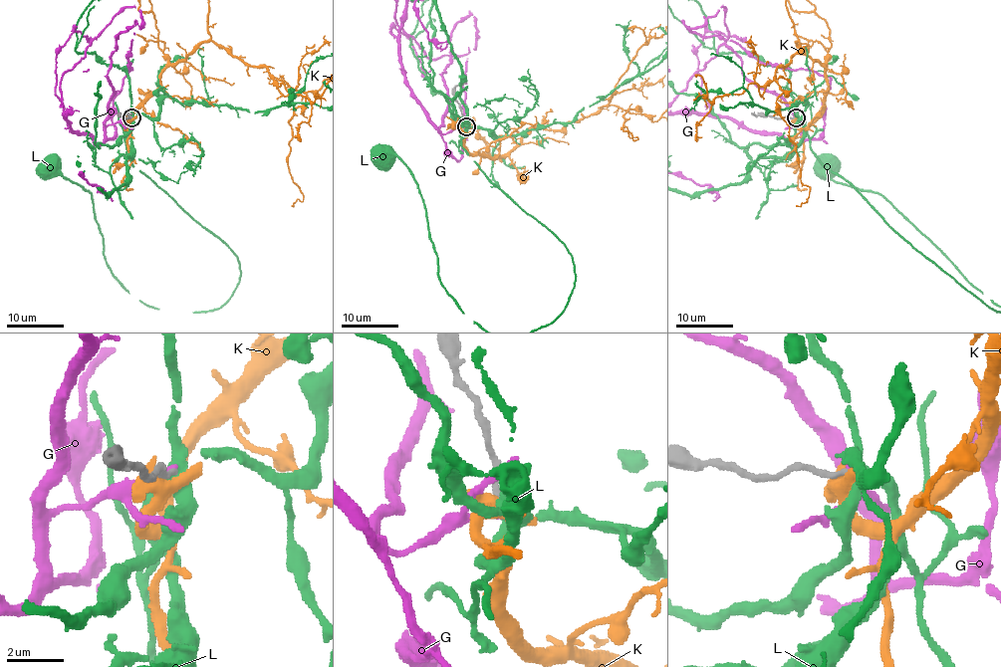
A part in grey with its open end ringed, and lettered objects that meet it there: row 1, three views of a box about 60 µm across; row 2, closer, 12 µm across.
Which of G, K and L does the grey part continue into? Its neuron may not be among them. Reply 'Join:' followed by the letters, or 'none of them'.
Join: L

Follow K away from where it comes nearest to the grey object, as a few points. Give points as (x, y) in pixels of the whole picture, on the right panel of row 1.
K: (794, 117), (806, 127), (827, 86), (826, 68), (799, 42), (774, 78), (779, 114), (810, 188), (796, 205)

